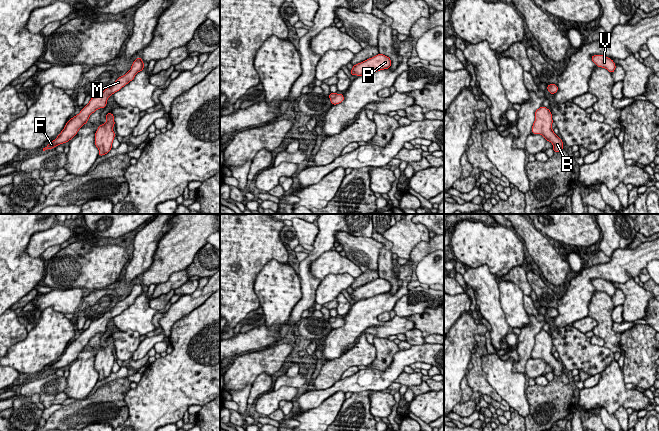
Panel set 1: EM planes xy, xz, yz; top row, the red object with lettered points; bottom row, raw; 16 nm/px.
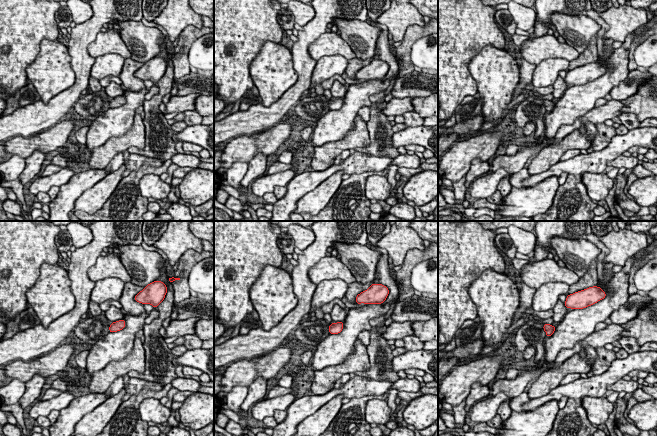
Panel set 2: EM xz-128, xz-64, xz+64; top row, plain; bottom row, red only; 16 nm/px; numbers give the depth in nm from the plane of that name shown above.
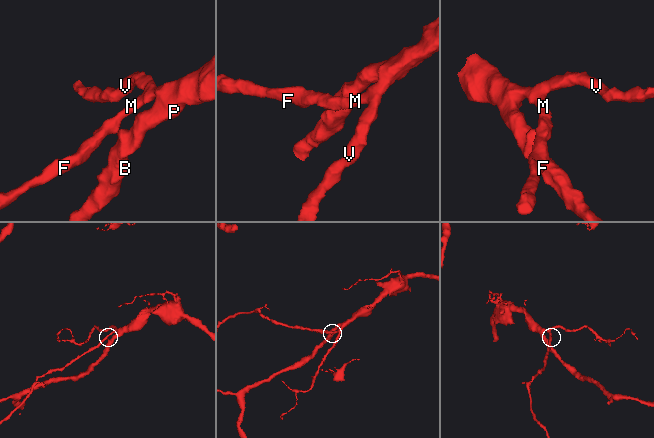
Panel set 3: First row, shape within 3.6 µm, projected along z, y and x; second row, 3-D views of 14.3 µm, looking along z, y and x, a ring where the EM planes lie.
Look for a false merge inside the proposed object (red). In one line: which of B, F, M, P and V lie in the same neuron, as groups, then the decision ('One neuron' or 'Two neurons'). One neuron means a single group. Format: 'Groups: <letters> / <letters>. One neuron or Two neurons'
Groups: B F M P V. One neuron

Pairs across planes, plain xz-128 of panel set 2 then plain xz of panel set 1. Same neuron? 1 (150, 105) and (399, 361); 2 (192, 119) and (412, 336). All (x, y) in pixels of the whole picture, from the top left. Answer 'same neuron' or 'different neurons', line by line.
1: different neurons
2: same neuron

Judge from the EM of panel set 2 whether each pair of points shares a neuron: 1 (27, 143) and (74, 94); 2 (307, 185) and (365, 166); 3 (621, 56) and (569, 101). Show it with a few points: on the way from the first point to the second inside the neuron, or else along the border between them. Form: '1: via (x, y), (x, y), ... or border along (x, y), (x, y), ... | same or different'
1: border along (38, 132), (32, 135), (20, 136) | different
2: via (321, 176), (334, 168), (351, 166) | same
3: via (615, 71), (597, 89), (584, 96) | same

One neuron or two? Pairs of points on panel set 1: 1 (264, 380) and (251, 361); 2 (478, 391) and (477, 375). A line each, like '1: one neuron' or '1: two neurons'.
1: two neurons
2: one neuron

